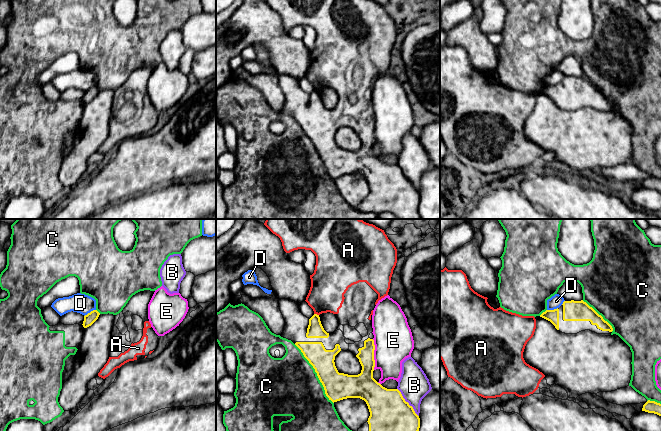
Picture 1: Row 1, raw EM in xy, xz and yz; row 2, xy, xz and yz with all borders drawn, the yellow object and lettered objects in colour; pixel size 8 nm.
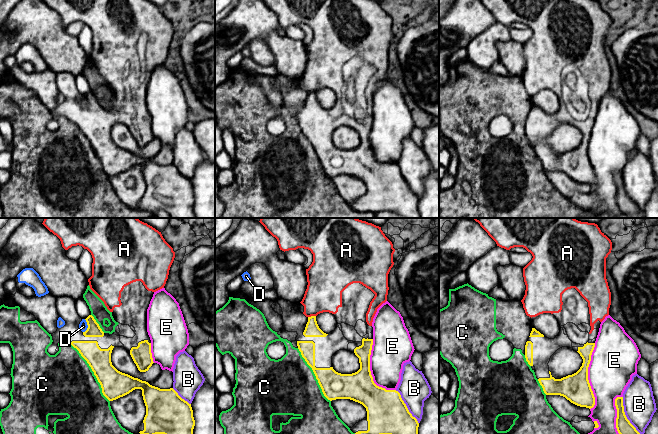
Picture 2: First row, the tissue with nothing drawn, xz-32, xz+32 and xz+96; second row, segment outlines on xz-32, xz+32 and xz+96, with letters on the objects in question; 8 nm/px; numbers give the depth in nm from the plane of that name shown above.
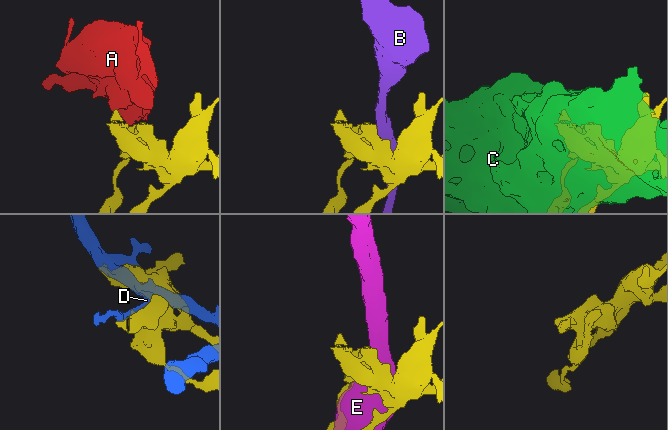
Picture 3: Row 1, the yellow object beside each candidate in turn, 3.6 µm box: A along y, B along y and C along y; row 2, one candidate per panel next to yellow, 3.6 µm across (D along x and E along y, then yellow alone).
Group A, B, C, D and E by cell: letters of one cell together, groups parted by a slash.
A / B / C / D / E

